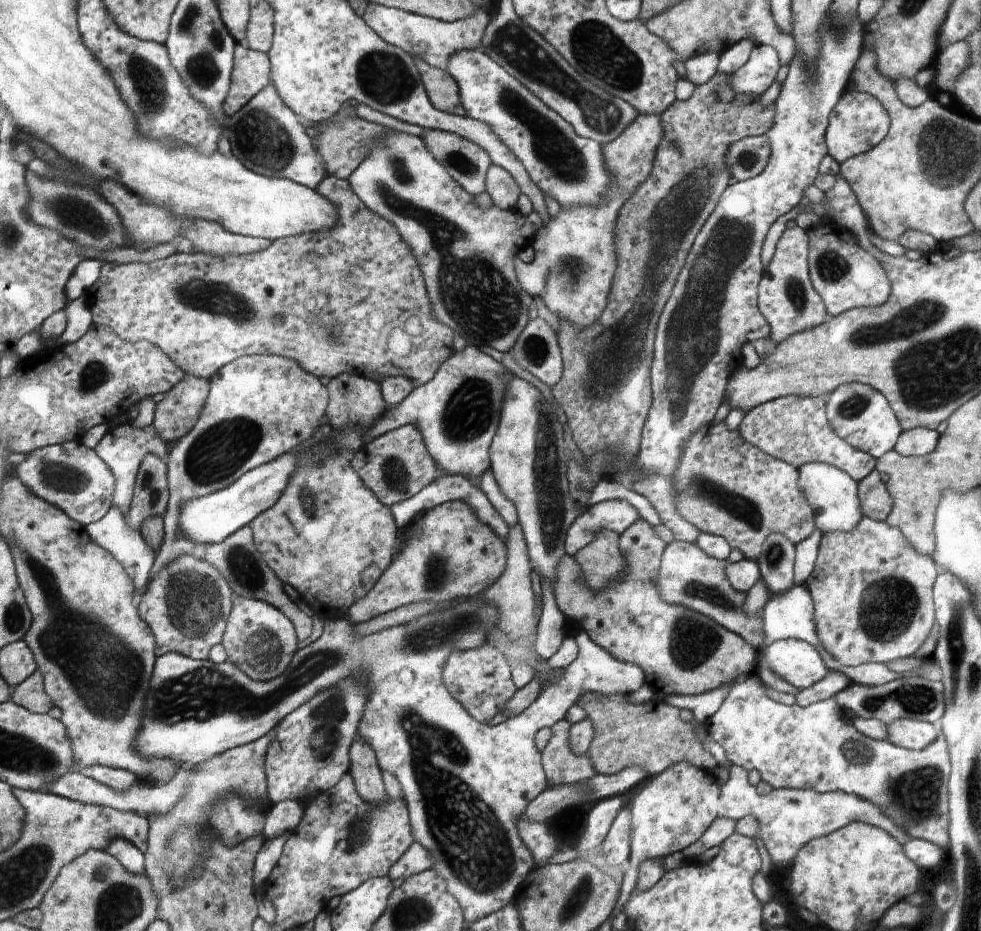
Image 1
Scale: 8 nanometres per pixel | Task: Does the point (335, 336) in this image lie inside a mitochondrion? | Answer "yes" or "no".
yes

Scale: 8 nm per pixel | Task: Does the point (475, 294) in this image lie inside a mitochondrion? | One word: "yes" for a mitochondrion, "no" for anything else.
yes

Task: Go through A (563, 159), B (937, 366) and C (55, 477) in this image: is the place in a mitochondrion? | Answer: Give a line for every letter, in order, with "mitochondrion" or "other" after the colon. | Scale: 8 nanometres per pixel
A: mitochondrion
B: mitochondrion
C: mitochondrion

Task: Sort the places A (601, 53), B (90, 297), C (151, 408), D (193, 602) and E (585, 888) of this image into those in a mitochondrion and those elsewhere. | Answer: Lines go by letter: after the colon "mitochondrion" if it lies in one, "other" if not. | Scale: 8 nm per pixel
A: mitochondrion
B: other
C: other
D: mitochondrion
E: mitochondrion

